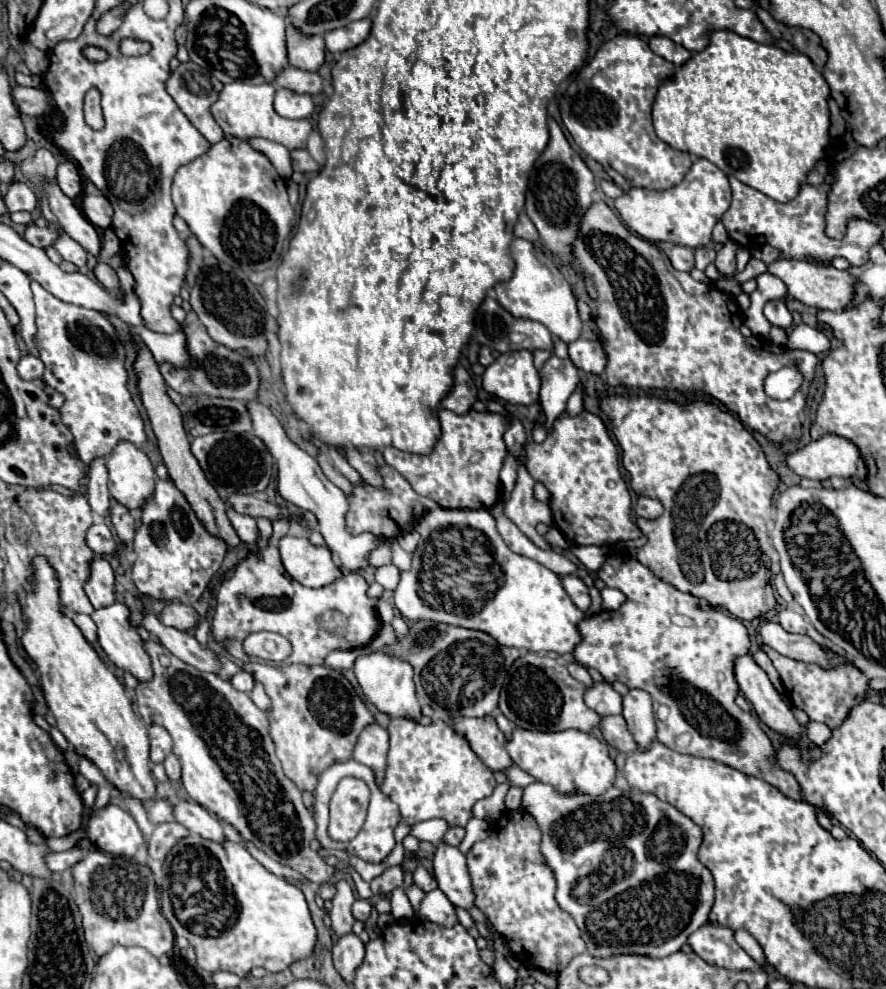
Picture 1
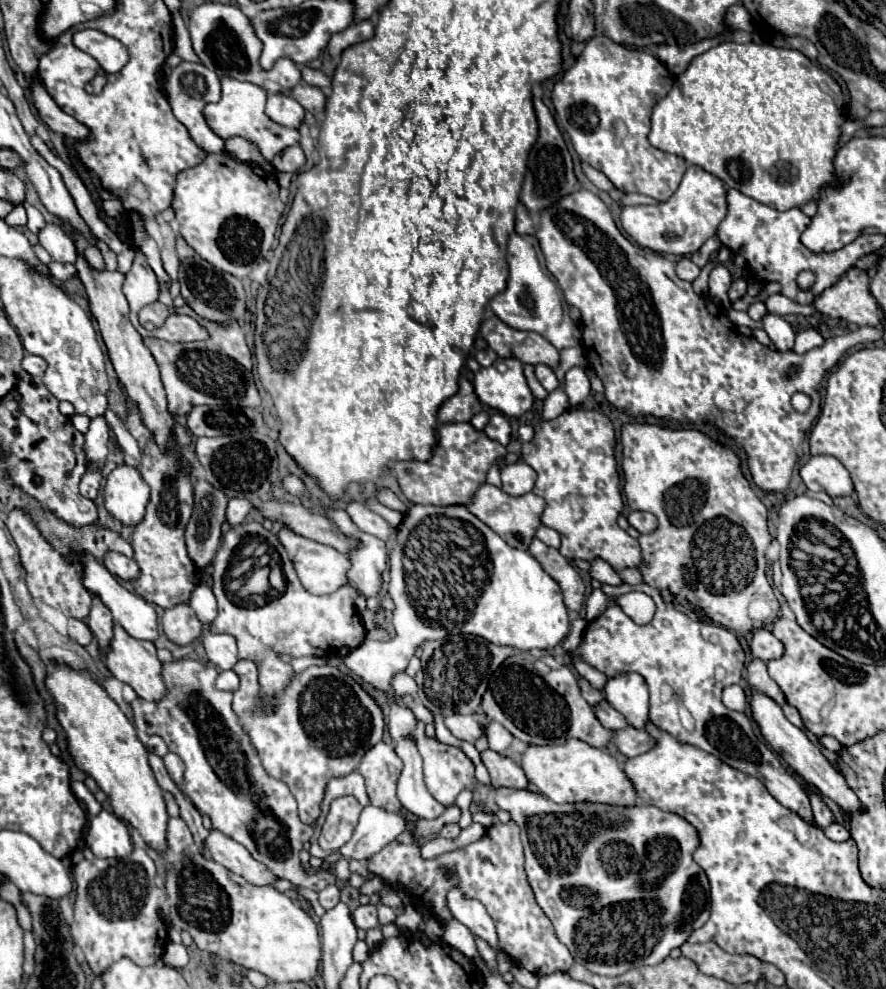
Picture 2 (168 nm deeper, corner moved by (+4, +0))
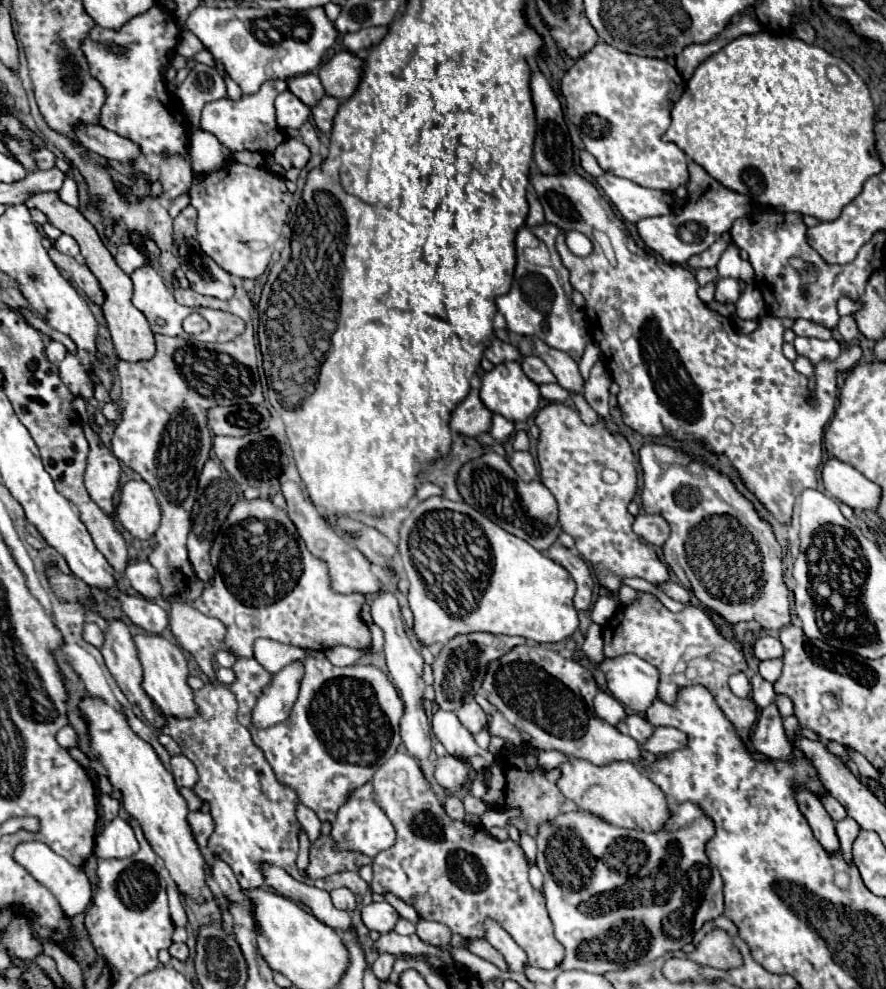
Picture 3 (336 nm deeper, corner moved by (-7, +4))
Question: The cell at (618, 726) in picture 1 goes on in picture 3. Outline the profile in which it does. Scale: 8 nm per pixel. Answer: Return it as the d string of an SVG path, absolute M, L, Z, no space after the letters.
M656 727L654 733L642 745L644 751L654 755L666 755L686 745L686 735L674 727Z

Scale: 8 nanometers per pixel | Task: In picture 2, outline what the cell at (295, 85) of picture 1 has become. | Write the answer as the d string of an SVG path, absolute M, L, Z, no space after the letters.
M301 83L301 85L293 87L291 97L295 97L303 105L305 111L313 113L317 123L323 121L323 115L325 115L325 95L323 95L323 91L319 87L311 87L311 85Z

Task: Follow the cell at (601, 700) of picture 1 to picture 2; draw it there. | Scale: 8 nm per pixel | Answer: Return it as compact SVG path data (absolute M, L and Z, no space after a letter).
M601 701L595 709L595 715L597 715L597 719L601 721L601 725L603 727L607 727L609 731L621 731L621 729L625 729L625 727L629 727L629 723L625 721L625 717L617 711L617 709L613 709L607 701Z

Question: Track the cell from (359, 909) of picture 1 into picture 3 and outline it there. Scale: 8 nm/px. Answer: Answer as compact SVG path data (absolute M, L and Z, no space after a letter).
M386 901L370 903L370 905L362 907L362 921L368 929L374 929L378 933L388 933L394 929L394 925L398 921L398 913Z

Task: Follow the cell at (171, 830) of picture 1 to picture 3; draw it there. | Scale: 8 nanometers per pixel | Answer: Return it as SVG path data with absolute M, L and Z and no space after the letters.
M194 811L194 813L188 813L188 823L190 823L192 835L194 835L198 847L204 849L206 843L208 843L208 837L214 831L212 815L210 813L202 813L202 811Z

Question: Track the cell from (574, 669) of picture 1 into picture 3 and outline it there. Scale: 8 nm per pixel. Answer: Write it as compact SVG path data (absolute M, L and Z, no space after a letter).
M598 691L596 697L594 697L594 711L600 719L608 721L610 725L618 725L624 717L626 717L626 711L624 707L606 691Z

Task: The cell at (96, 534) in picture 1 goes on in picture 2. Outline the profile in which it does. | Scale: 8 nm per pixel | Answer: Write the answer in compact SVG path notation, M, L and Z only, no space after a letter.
M107 553L105 555L105 567L115 577L119 577L123 581L135 581L139 577L139 573L141 573L139 565L133 559L129 559L129 557L121 555L121 553Z

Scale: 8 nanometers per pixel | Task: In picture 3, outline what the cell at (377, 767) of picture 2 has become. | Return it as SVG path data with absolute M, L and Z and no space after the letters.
M396 751L396 755L392 755L384 765L378 767L372 785L376 805L380 805L380 809L396 827L396 843L374 857L374 879L370 883L370 889L374 893L390 891L398 895L406 903L414 905L422 919L438 921L464 939L484 937L484 919L492 917L528 953L530 965L540 969L556 969L562 963L564 947L560 947L560 941L554 937L554 927L548 917L542 893L534 889L528 879L528 861L520 843L512 839L498 841L490 837L482 827L450 819L440 801L434 797L418 761L404 751Z

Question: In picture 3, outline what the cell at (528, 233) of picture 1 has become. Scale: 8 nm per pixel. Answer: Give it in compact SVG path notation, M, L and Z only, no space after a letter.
M530 191L528 193L528 205L530 205L530 213L526 217L526 225L532 229L536 225L542 225L544 223L544 211L542 211L542 205L540 201L536 199L536 195Z

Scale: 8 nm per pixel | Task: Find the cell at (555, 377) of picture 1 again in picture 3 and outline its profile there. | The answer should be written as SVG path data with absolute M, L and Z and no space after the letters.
M536 355L524 357L522 359L522 369L538 385L542 385L542 383L556 383L556 377L552 375L550 367L540 357L536 357Z

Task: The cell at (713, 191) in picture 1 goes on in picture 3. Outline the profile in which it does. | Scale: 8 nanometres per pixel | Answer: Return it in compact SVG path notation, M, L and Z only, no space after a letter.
M690 161L688 169L690 169L690 181L688 181L688 201L684 205L684 211L660 215L660 217L648 217L636 223L642 241L650 249L660 253L664 261L676 265L684 265L692 255L708 249L722 233L730 231L736 219L744 217L750 209L750 201L746 201L744 195L712 179L698 163Z

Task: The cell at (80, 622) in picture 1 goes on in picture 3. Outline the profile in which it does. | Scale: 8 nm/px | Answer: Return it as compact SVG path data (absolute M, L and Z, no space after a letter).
M86 623L84 625L84 639L100 649L104 643L104 633L100 631L100 627L96 623Z

